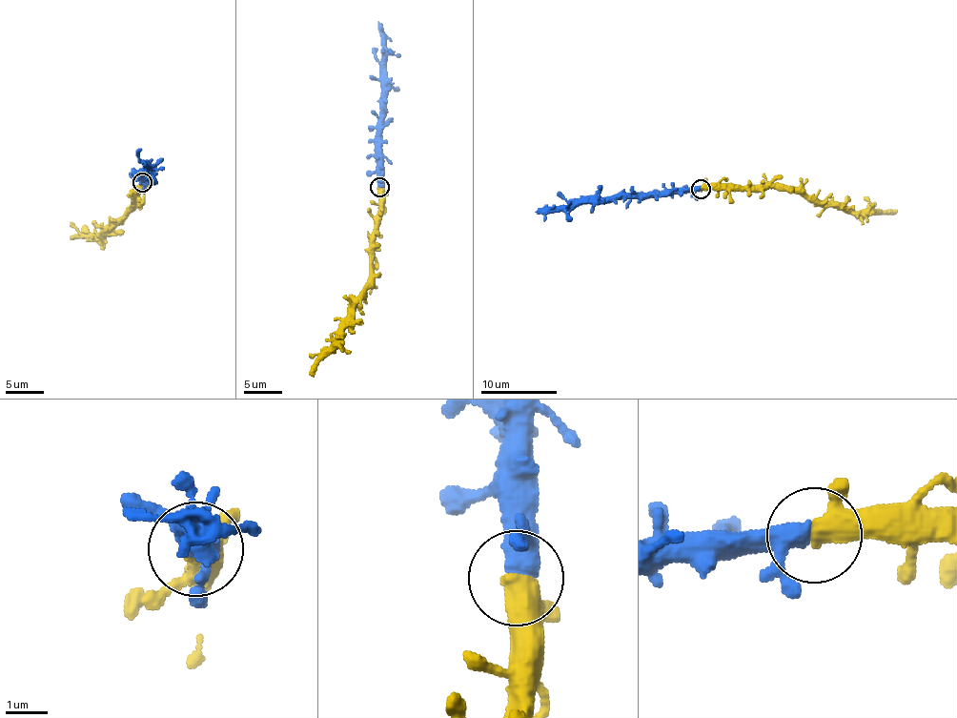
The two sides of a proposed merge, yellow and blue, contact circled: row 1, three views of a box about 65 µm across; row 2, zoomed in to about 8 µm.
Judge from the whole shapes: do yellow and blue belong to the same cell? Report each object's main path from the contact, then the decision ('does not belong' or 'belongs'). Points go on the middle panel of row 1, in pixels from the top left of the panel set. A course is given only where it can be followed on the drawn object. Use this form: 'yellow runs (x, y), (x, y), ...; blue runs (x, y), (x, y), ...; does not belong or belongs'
yellow runs (379, 187), (379, 223), (374, 241), (372, 285), (356, 303), (353, 321), (311, 376); blue runs (379, 187), (381, 27), (377, 22); belongs

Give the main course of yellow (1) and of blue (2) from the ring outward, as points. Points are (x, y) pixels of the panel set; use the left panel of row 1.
1: (142, 183), (141, 193), (139, 195), (135, 194), (128, 214), (102, 236), (71, 236)
2: (142, 183), (146, 162), (142, 163)

